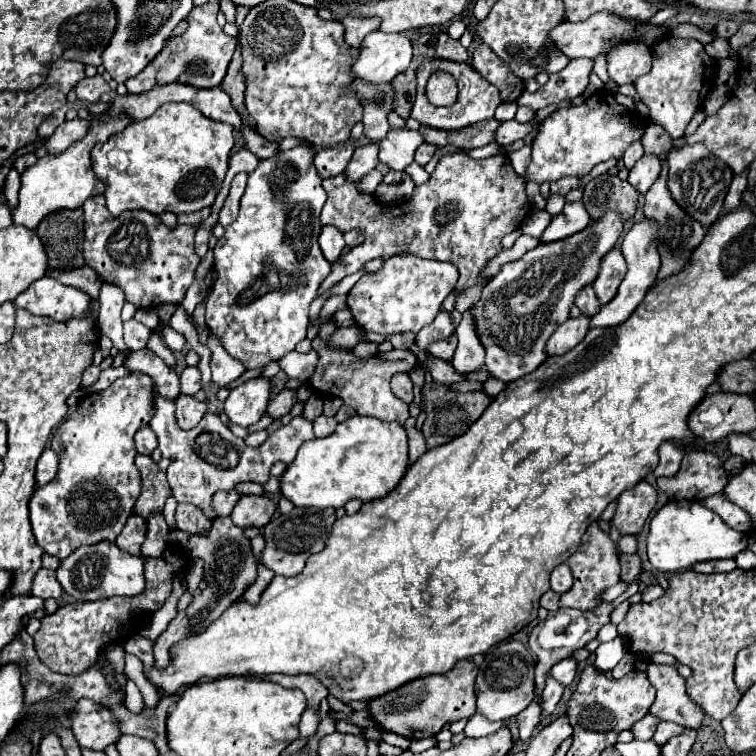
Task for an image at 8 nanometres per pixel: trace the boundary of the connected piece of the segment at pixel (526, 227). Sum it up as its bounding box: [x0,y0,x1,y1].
[520,210,552,238]

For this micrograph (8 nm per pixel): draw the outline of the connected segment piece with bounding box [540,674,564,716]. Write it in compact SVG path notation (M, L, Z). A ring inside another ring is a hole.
M548 674L548 678L546 678L546 688L544 688L544 692L542 692L542 702L540 702L540 706L542 706L542 716L550 716L550 714L554 712L556 704L558 704L560 698L562 698L562 692L564 692L564 688L562 688L556 680L550 680L550 674Z

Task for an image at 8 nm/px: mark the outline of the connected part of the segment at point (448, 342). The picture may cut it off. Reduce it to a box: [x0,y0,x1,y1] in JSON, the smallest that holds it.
[430,336,456,360]

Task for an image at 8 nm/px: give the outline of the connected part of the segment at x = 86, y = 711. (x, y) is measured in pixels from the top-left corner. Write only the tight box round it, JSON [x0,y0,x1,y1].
[68,700,120,750]

